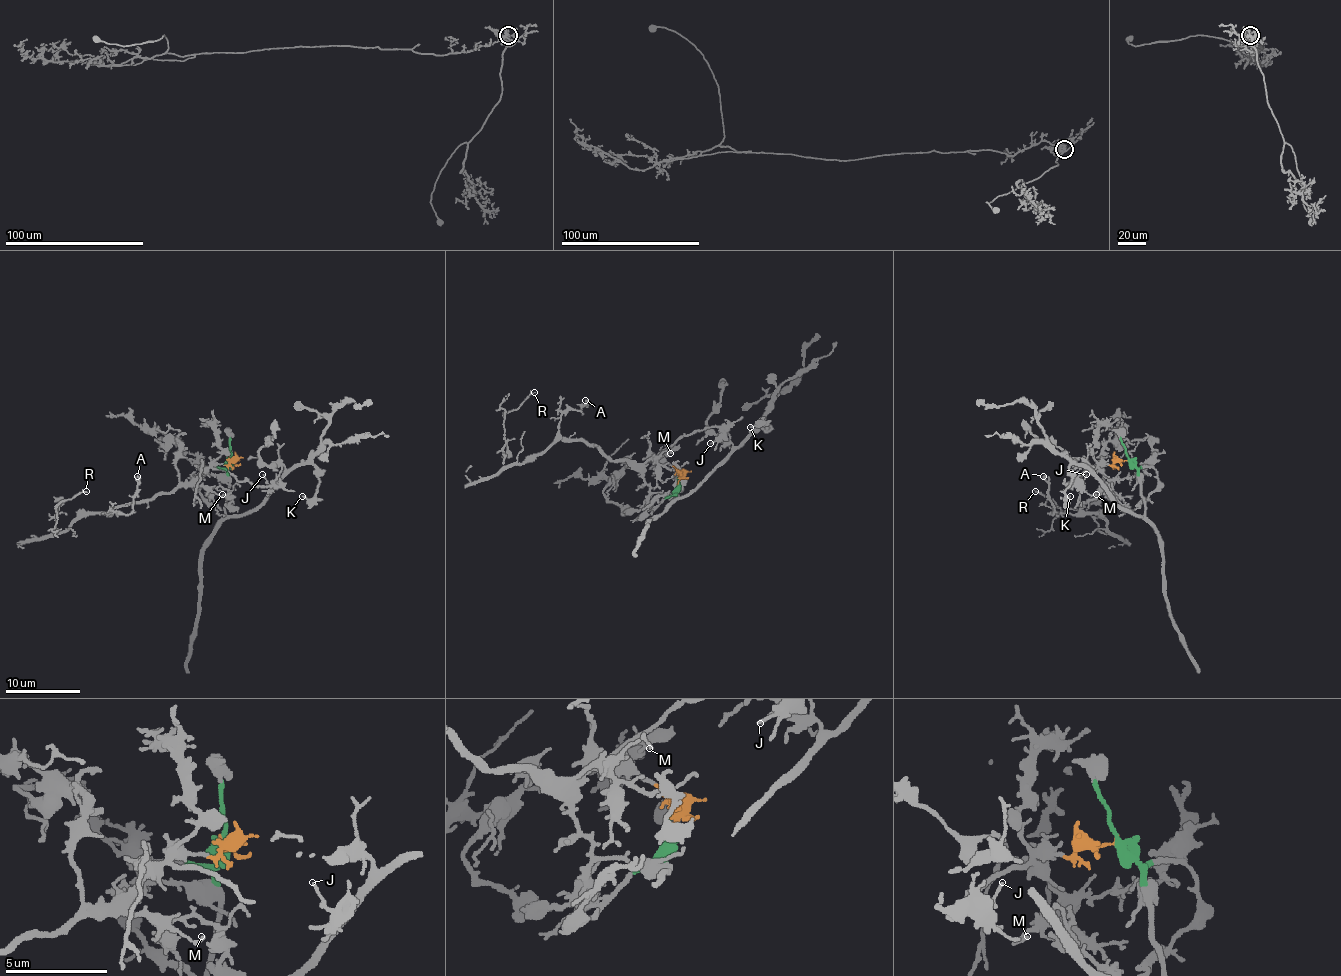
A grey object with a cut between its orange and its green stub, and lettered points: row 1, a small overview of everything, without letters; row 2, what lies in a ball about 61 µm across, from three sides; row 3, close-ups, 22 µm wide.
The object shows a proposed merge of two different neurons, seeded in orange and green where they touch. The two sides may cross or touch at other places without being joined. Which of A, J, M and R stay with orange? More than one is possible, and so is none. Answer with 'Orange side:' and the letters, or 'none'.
Orange side: A, J, M, R

